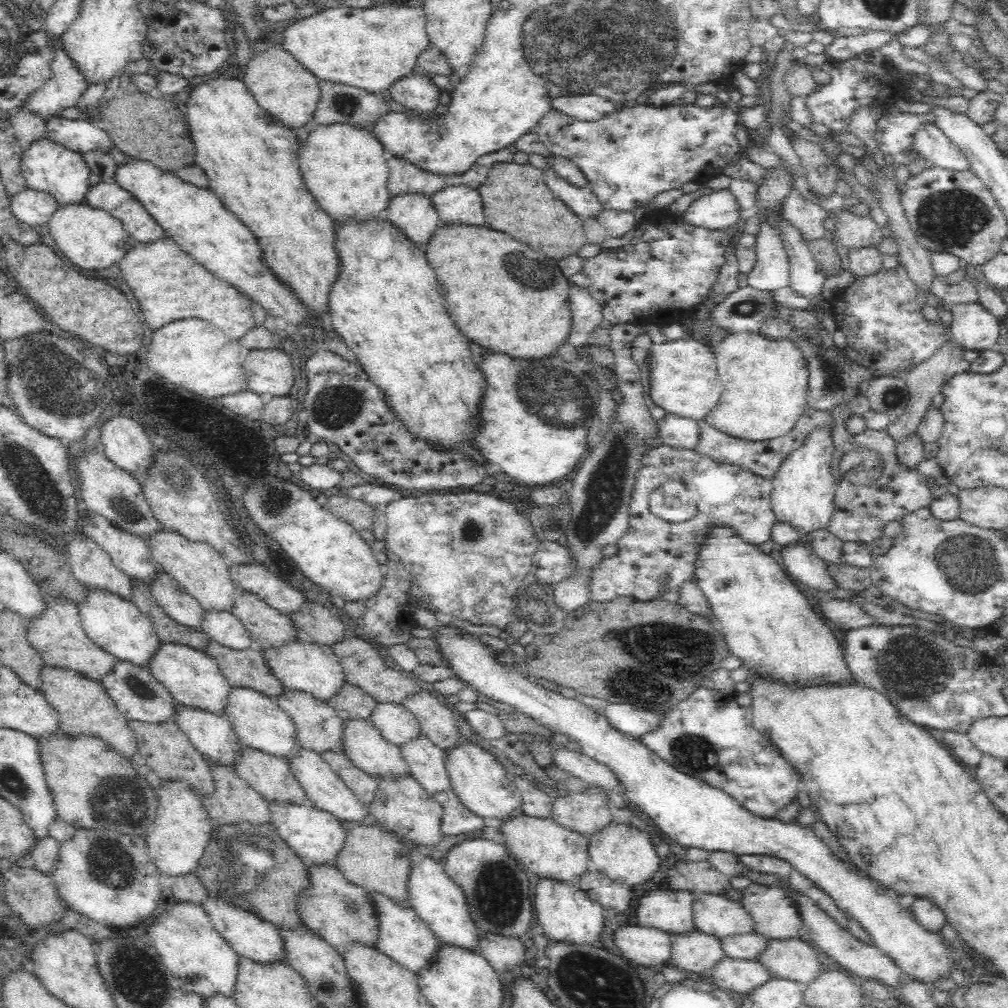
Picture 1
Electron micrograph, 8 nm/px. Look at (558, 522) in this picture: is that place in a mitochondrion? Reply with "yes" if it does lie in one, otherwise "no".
yes

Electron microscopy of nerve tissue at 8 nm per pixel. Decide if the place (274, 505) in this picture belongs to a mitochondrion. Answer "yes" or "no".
yes

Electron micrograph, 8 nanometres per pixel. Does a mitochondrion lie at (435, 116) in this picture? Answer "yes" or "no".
no

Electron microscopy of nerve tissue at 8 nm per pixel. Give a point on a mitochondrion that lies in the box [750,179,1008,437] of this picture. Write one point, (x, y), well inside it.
(950, 218)

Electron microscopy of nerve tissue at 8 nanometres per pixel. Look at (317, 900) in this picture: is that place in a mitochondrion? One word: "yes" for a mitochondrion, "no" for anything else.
no

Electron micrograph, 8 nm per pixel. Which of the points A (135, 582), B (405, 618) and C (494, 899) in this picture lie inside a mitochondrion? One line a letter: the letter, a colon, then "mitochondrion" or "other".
A: other
B: other
C: mitochondrion

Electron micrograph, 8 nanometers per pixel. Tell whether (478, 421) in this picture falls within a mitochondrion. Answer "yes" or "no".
no

